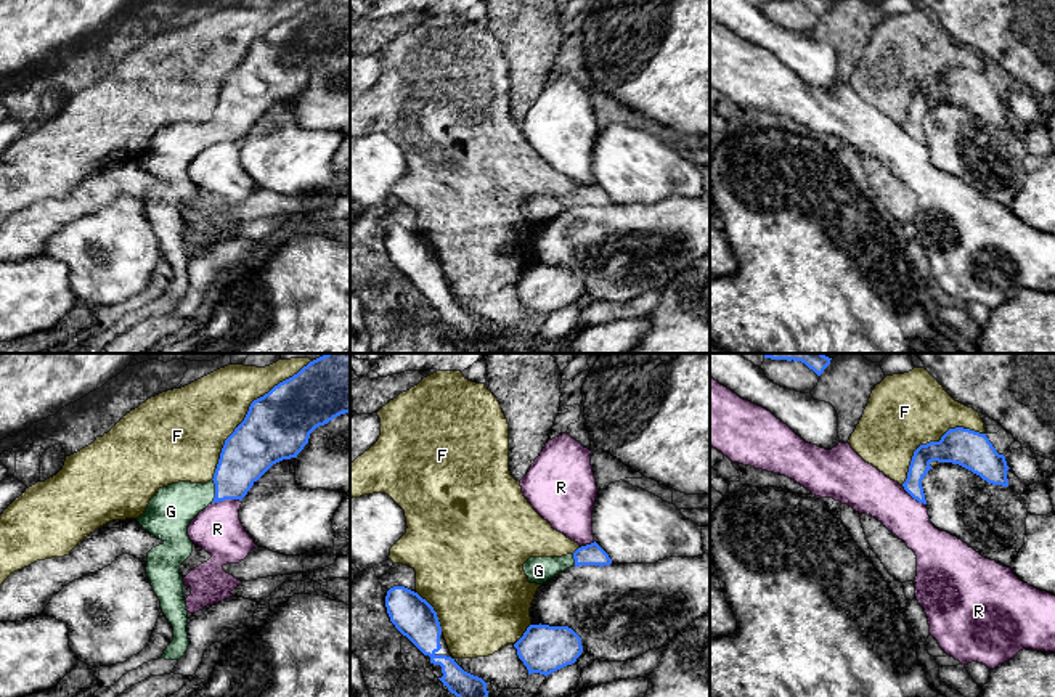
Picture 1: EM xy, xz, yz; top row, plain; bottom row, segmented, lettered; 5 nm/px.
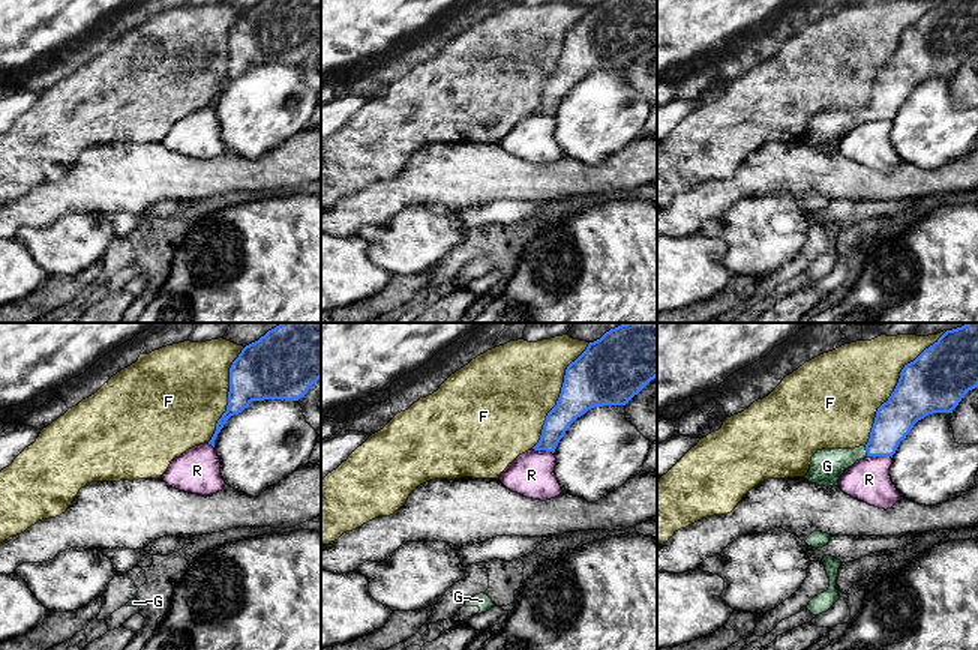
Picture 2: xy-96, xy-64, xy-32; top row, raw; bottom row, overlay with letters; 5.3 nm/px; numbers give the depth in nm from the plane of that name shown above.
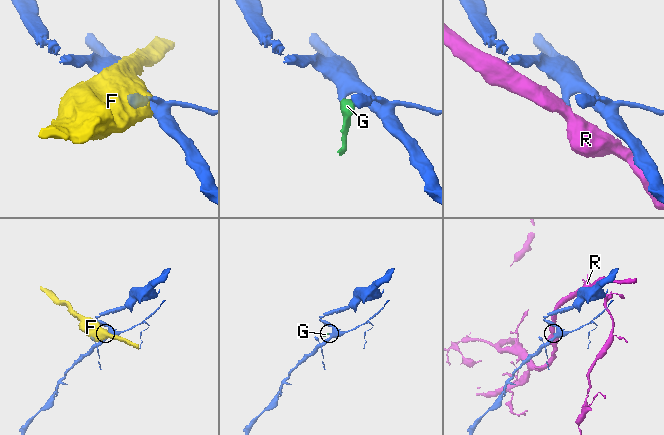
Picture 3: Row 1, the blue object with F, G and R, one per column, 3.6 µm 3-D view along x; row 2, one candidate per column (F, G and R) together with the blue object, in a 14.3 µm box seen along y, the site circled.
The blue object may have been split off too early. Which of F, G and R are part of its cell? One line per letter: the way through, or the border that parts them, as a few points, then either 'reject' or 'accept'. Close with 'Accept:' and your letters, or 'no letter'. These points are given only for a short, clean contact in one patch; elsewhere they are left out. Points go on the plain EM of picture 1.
F: reject
G: runs through xy (248, 93), (215, 130), (185, 140), (171, 151); accept
R: border along xy (240, 140), (212, 143); reject
Accept: G

